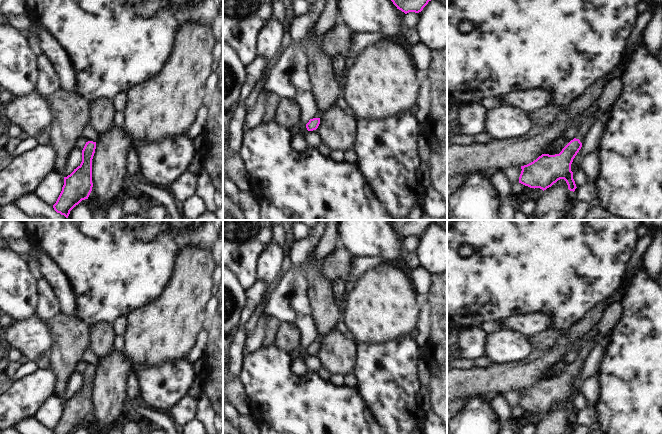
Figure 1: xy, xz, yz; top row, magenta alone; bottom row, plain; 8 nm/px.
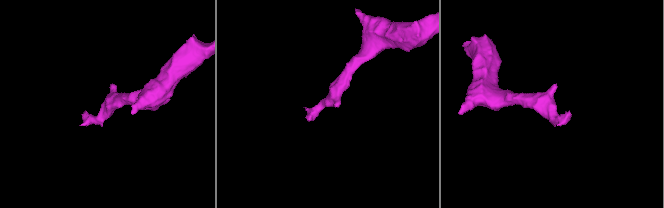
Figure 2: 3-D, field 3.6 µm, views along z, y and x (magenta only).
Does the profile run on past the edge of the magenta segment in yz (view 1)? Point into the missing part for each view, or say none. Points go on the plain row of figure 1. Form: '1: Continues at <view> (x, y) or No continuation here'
1: Continues at yz (614, 313)

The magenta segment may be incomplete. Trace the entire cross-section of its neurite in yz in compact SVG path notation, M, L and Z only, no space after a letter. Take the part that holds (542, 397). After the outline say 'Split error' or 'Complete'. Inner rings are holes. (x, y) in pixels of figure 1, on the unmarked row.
M621 303L609 306L598 327L598 334L585 340L576 361L571 364L559 378L542 378L533 386L521 390L519 407L530 412L540 412L543 415L551 411L560 403L564 403L570 415L575 415L576 408L571 395L573 383L582 371L589 354L605 336L611 335L623 317L624 308Z. Split error

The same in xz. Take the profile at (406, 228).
M390 220L391 225L405 238L409 236L419 237L434 223L434 220Z. Complete

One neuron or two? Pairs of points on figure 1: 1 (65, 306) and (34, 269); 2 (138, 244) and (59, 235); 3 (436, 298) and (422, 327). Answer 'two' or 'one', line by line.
1: two
2: one
3: two

